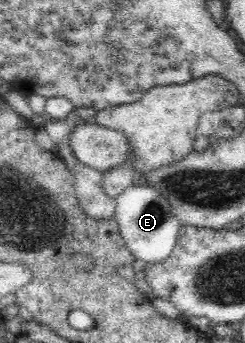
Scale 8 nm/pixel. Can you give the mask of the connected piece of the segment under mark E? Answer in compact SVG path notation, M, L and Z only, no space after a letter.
M148 184L133 185L116 198L114 219L119 225L120 237L136 260L141 260L145 264L155 264L164 261L175 248L181 224L173 216L169 201L165 200L161 193Z

